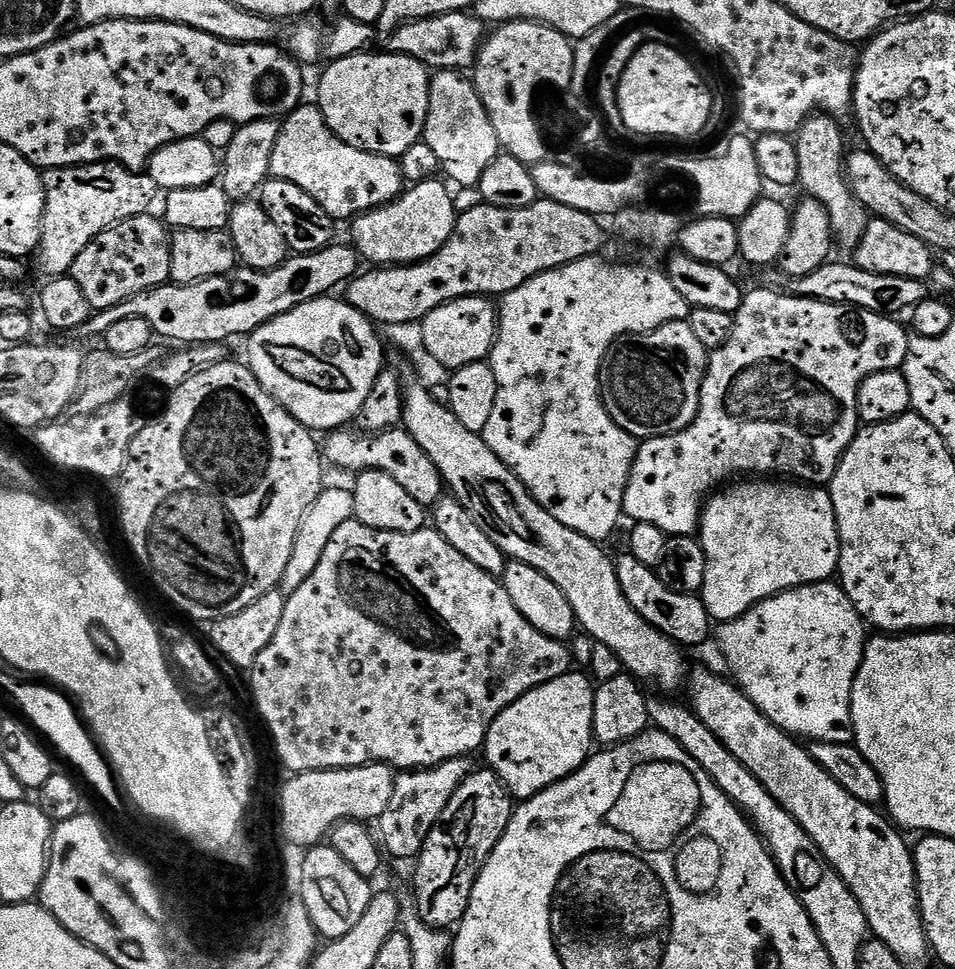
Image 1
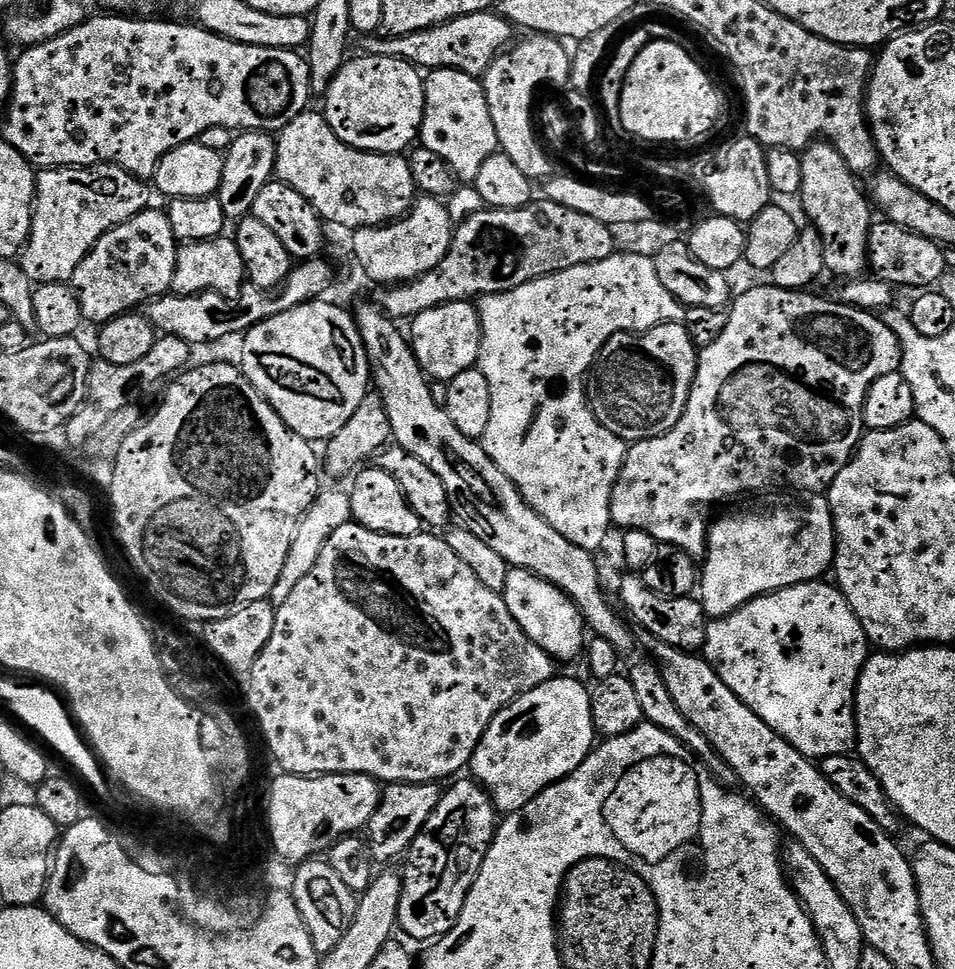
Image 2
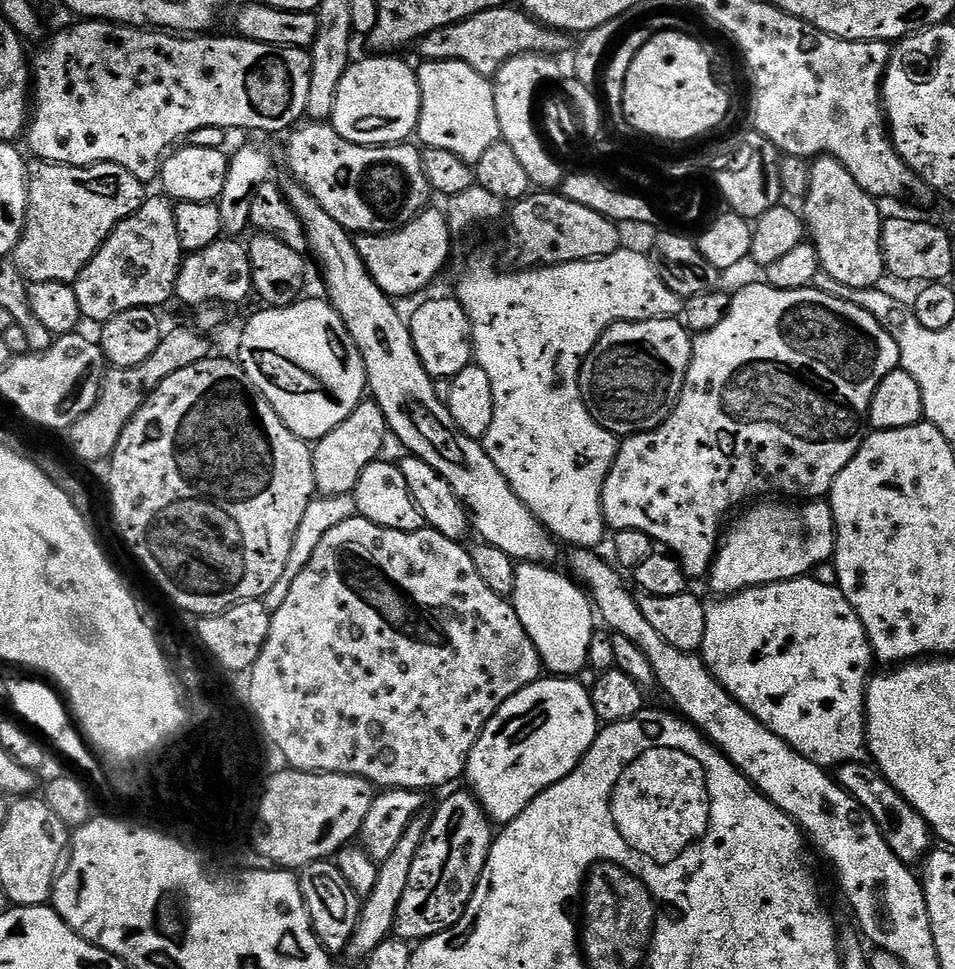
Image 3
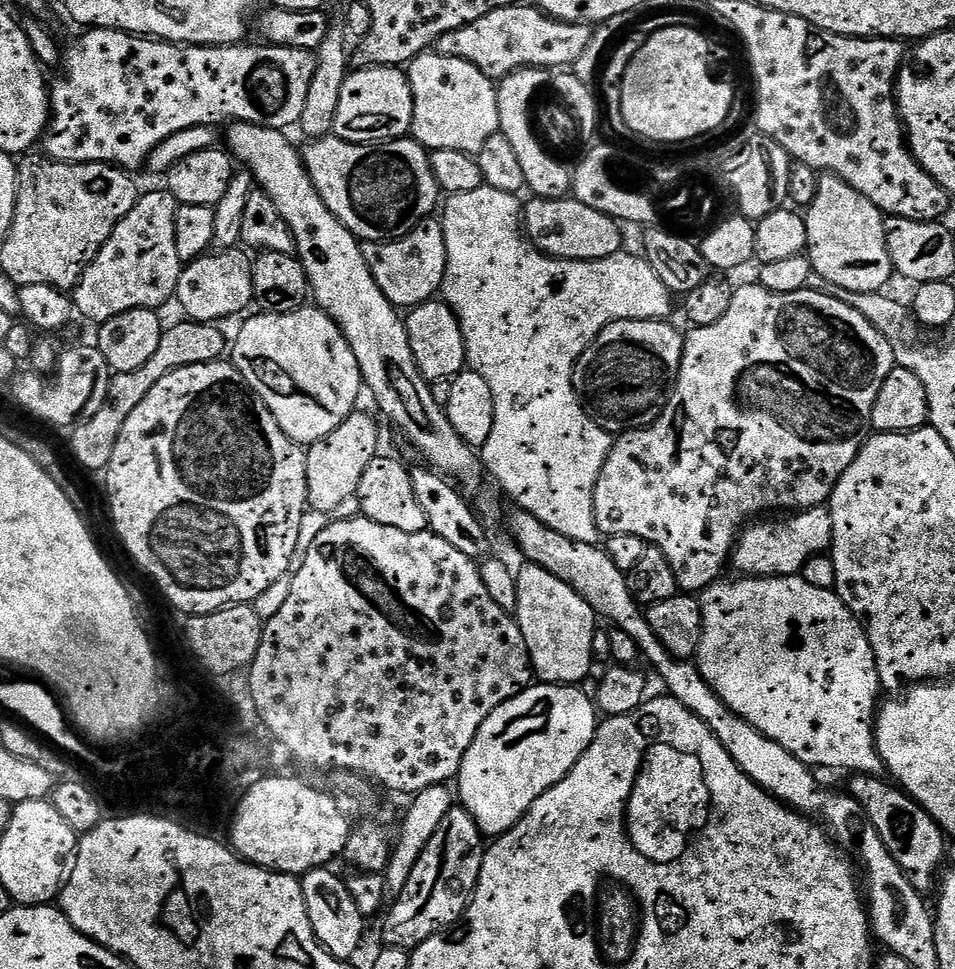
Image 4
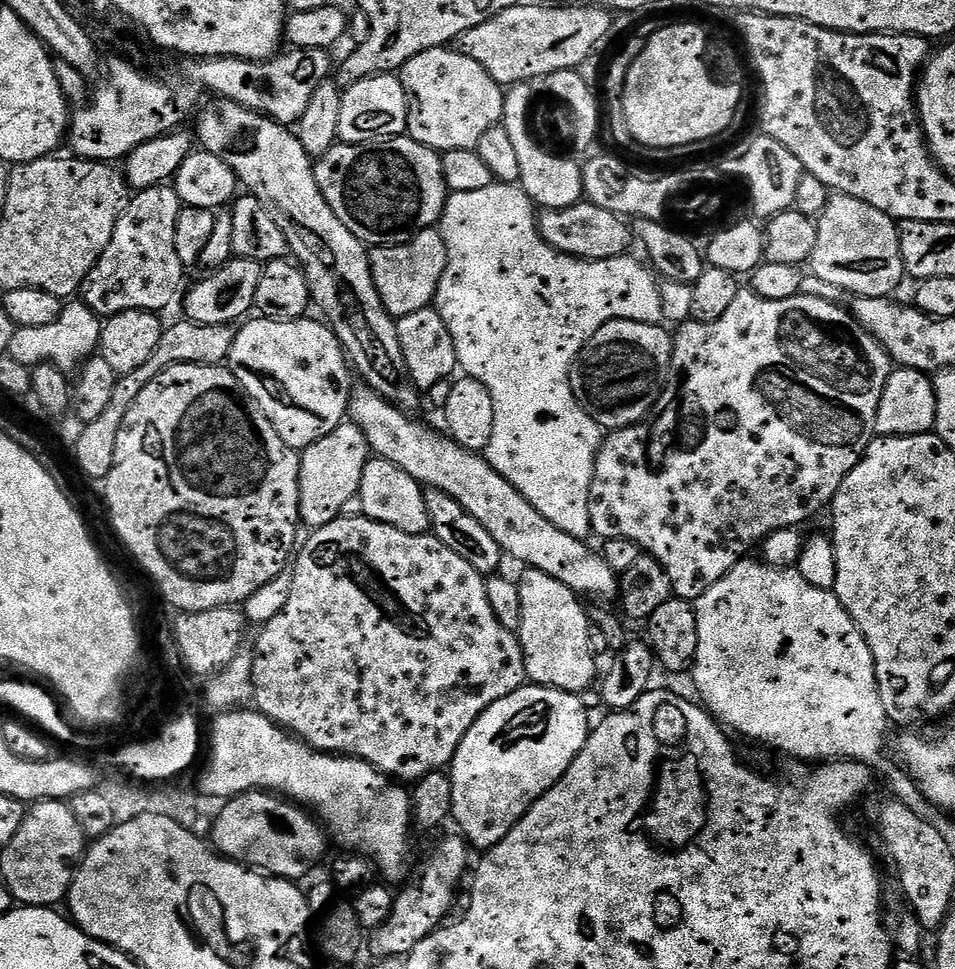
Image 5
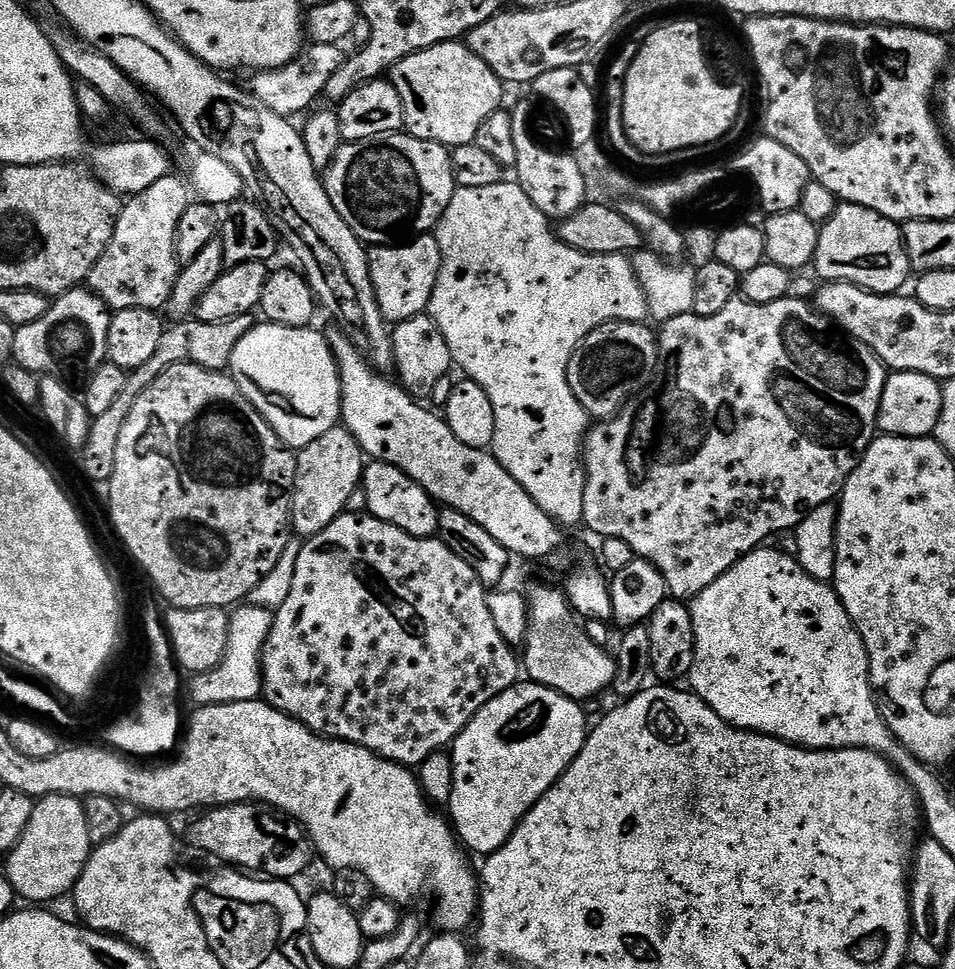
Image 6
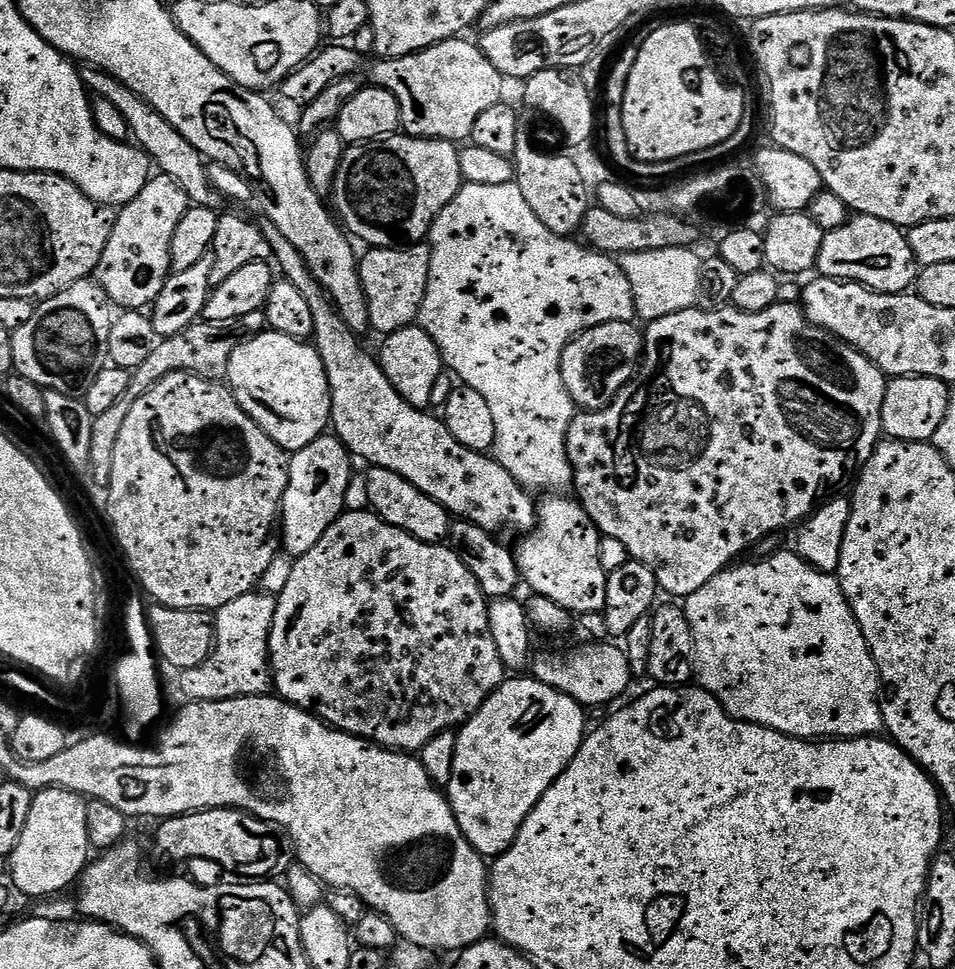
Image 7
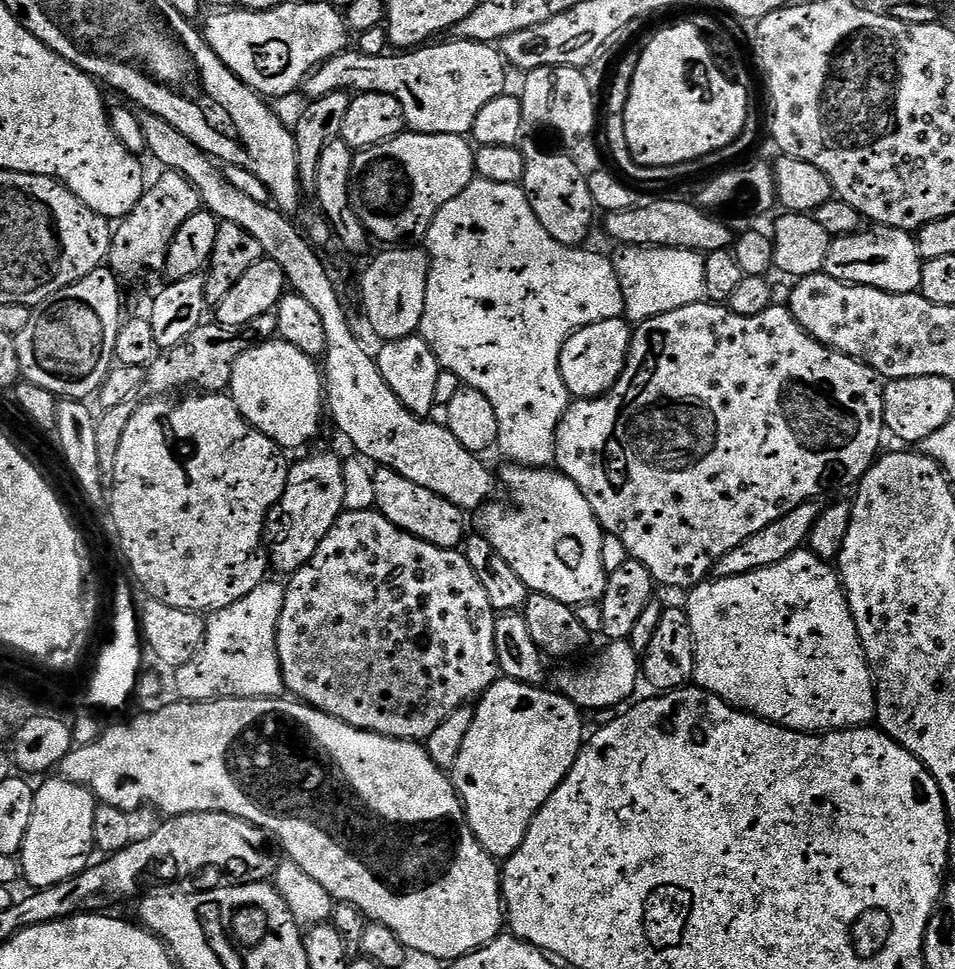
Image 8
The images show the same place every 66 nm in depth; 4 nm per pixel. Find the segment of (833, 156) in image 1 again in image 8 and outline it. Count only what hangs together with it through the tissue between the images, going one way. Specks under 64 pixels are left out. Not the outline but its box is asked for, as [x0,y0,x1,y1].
[824,226,924,296]

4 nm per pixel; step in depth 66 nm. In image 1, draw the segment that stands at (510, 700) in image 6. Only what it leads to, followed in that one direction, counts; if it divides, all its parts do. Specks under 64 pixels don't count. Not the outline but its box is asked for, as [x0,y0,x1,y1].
[482,671,594,802]

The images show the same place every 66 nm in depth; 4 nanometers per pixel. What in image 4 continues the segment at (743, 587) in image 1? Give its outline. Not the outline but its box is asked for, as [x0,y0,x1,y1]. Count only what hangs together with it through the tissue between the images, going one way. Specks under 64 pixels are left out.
[730,506,832,576]

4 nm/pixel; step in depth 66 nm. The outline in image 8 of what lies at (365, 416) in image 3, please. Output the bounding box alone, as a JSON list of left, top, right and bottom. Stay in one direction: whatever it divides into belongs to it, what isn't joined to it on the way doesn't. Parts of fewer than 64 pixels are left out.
[266,452,348,574]

